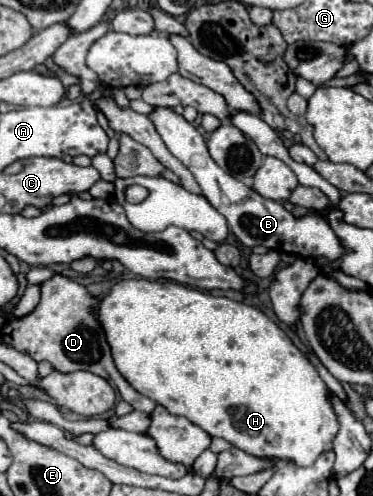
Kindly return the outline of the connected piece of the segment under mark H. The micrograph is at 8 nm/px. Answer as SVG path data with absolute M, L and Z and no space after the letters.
M123 279L123 281L115 283L105 297L101 297L97 315L99 315L99 323L103 323L103 331L107 335L107 343L111 347L111 355L115 359L115 367L119 369L119 373L141 395L147 395L149 399L163 405L167 411L171 411L173 415L187 417L191 423L195 423L197 427L207 431L211 437L223 437L223 439L231 441L235 447L239 447L255 457L273 457L277 461L287 459L297 465L311 465L311 463L315 463L315 459L321 453L331 451L333 439L339 431L339 423L337 423L333 405L329 401L327 385L319 377L317 369L307 361L307 357L291 343L291 339L257 307L251 307L251 305L245 305L245 303L239 303L239 301L233 301L227 297L215 297L215 295L203 293L199 289L181 285L181 283L171 283L171 281L159 283L159 281L149 281L149 279Z

